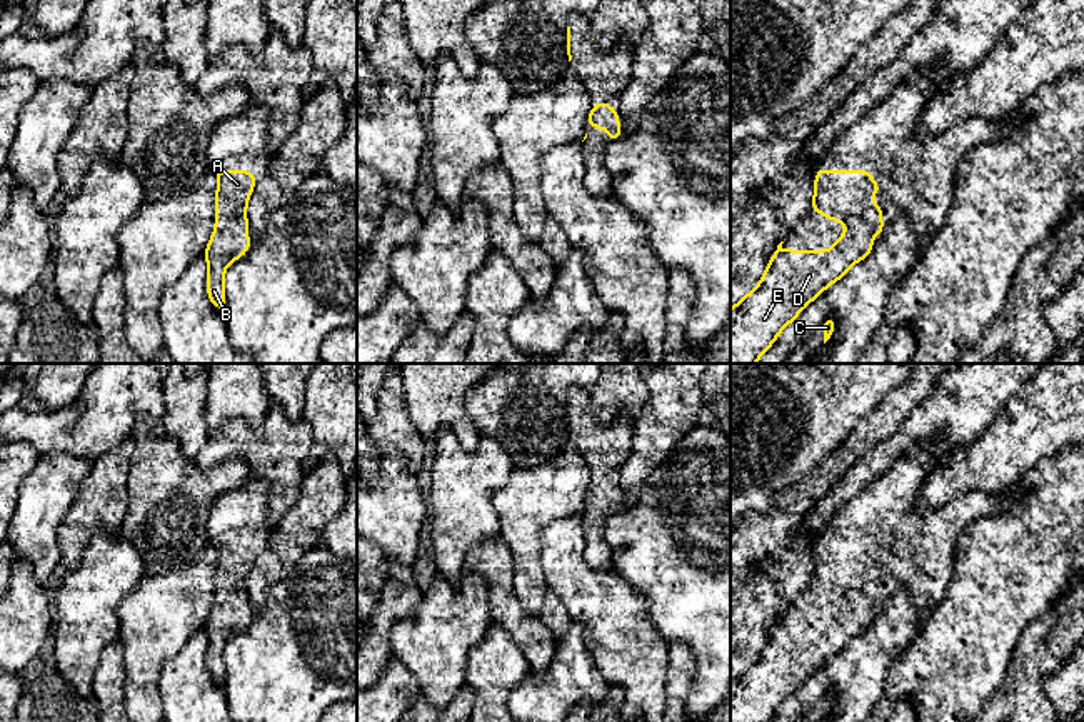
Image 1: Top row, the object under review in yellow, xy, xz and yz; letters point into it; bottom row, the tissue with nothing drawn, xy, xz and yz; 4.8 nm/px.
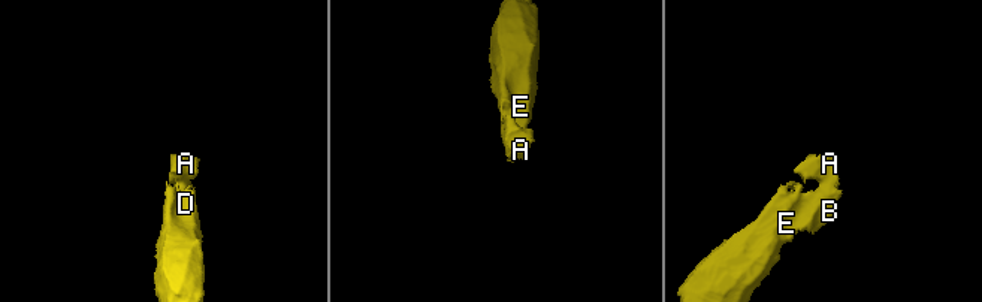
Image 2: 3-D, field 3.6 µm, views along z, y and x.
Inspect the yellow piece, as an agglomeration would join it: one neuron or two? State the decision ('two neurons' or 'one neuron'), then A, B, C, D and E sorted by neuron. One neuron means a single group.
one neuron; A B C D E

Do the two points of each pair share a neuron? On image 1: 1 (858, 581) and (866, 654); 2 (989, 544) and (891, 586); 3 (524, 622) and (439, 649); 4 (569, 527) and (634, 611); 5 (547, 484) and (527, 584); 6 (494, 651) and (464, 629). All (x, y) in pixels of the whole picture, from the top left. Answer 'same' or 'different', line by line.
1: different
2: different
3: different
4: same
5: same
6: different

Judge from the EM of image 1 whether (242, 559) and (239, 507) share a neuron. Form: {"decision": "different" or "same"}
{"decision": "same"}

